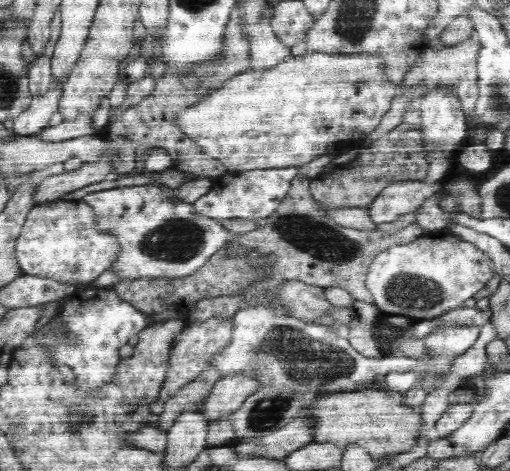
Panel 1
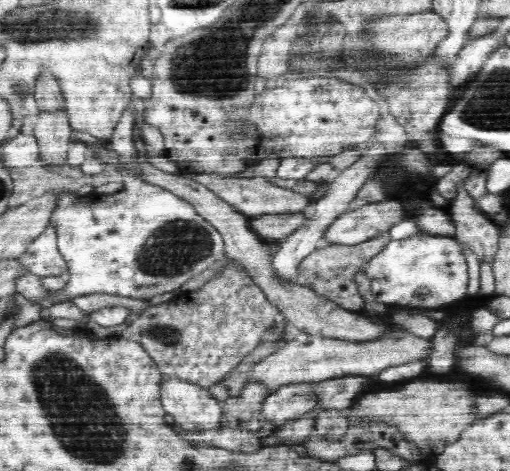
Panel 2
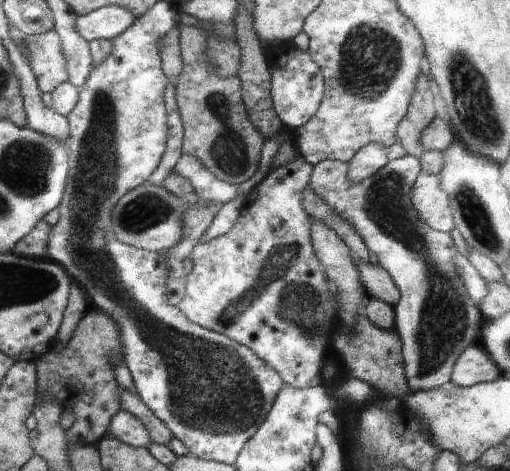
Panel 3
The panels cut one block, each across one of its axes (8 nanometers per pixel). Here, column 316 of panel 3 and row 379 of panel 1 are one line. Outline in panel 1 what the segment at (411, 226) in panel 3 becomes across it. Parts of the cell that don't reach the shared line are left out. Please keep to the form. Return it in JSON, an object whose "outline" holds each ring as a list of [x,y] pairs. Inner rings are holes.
{"outline":[[[214,318],[206,320],[202,324],[194,324],[190,328],[184,326],[183,330],[176,336],[169,350],[169,367],[159,390],[159,399],[162,402],[170,400],[175,392],[178,392],[184,384],[196,380],[200,372],[204,372],[210,368],[210,358],[214,356],[214,352],[218,352],[220,348],[226,348],[226,344],[230,344],[233,336],[234,324],[233,320],[224,320],[222,318]]]}

